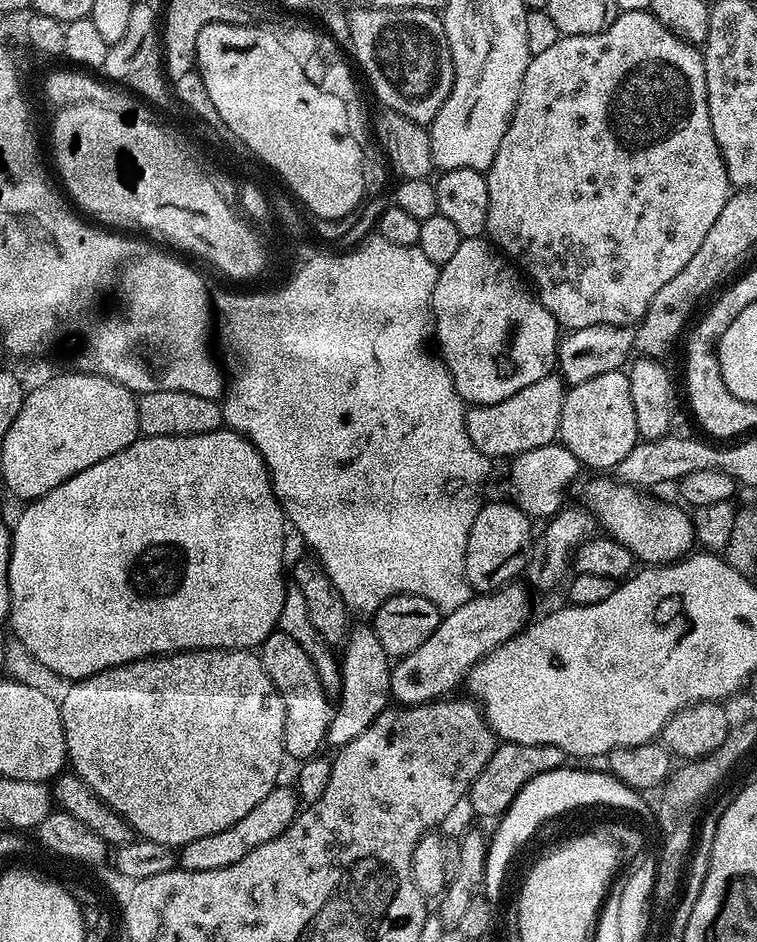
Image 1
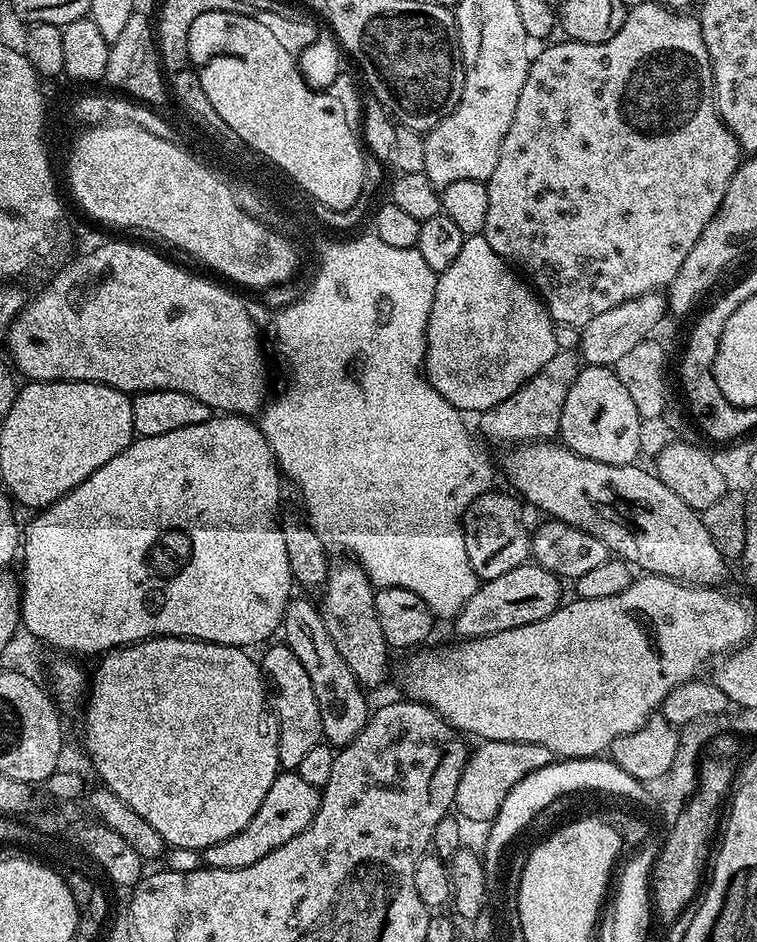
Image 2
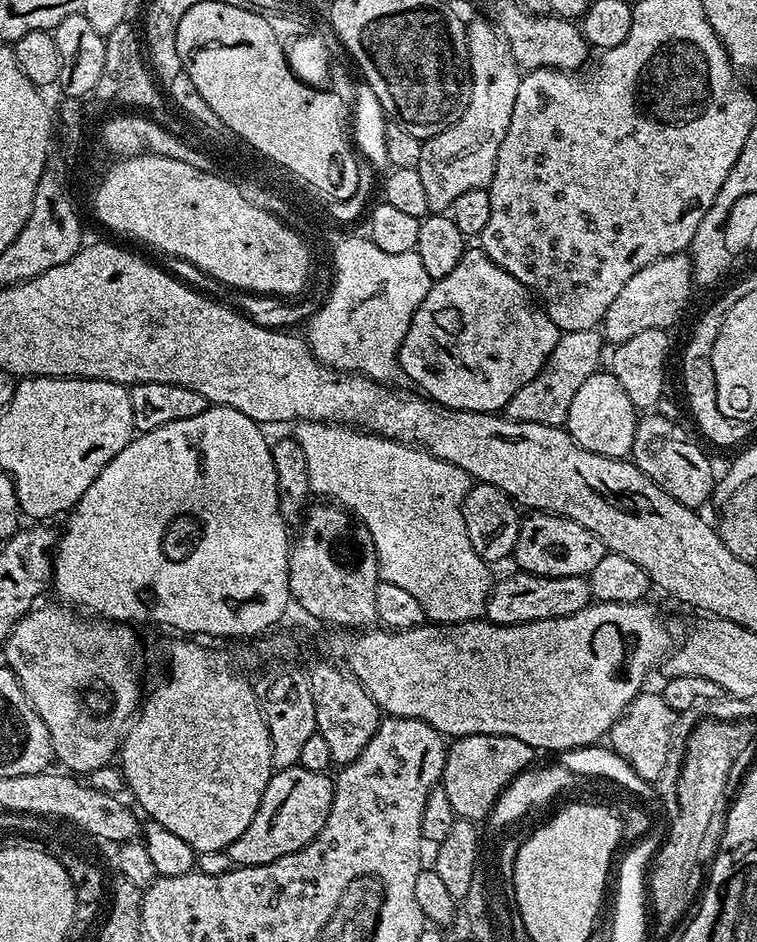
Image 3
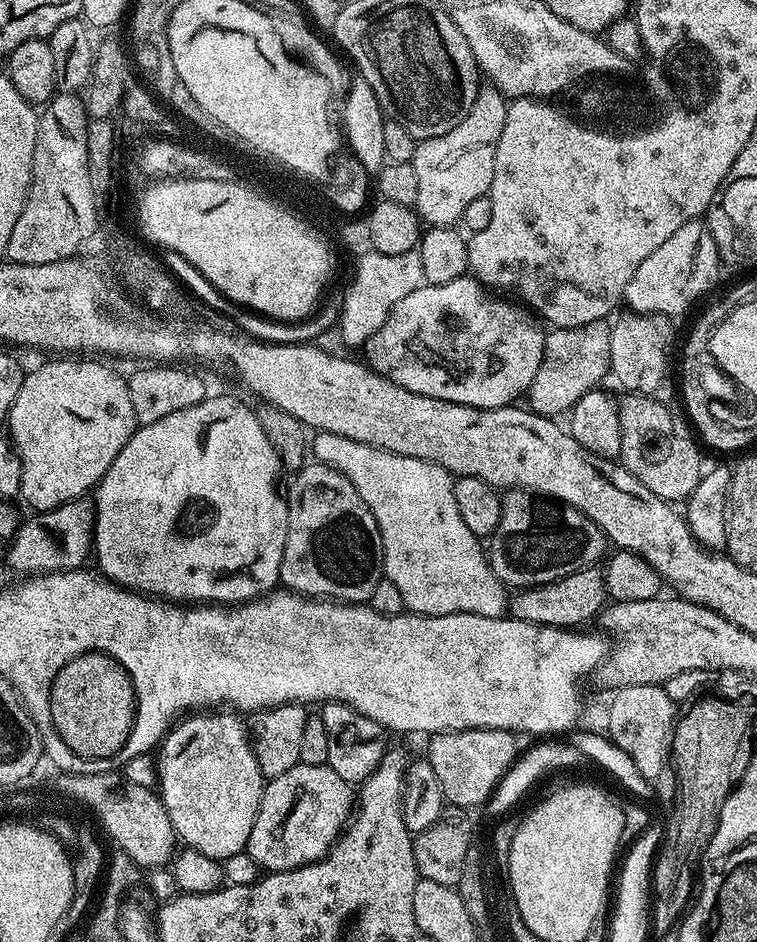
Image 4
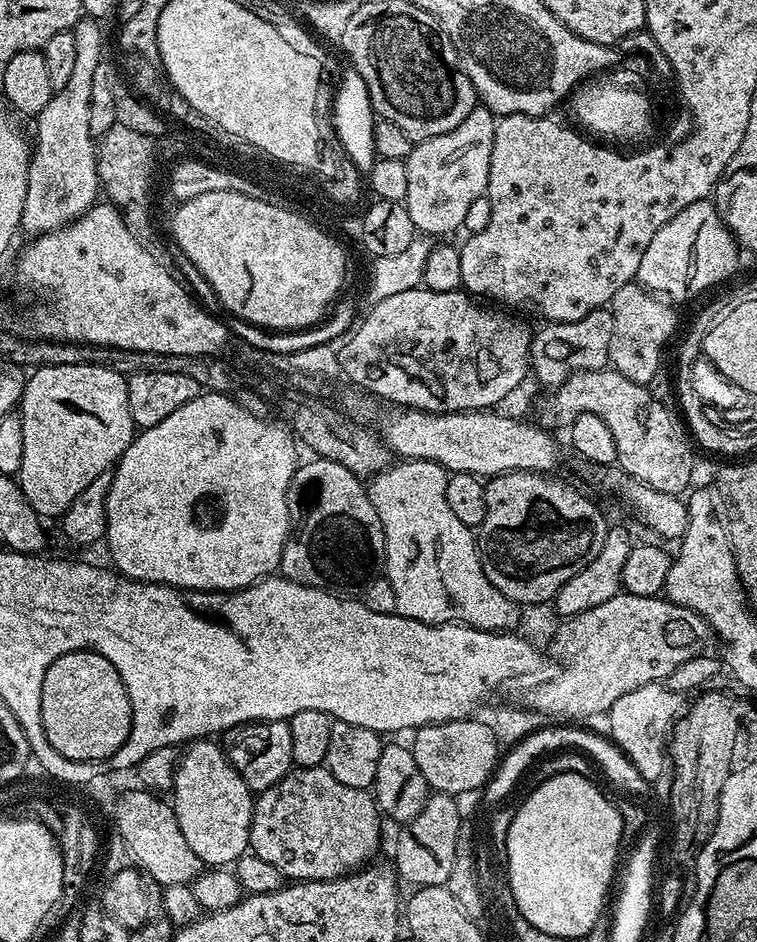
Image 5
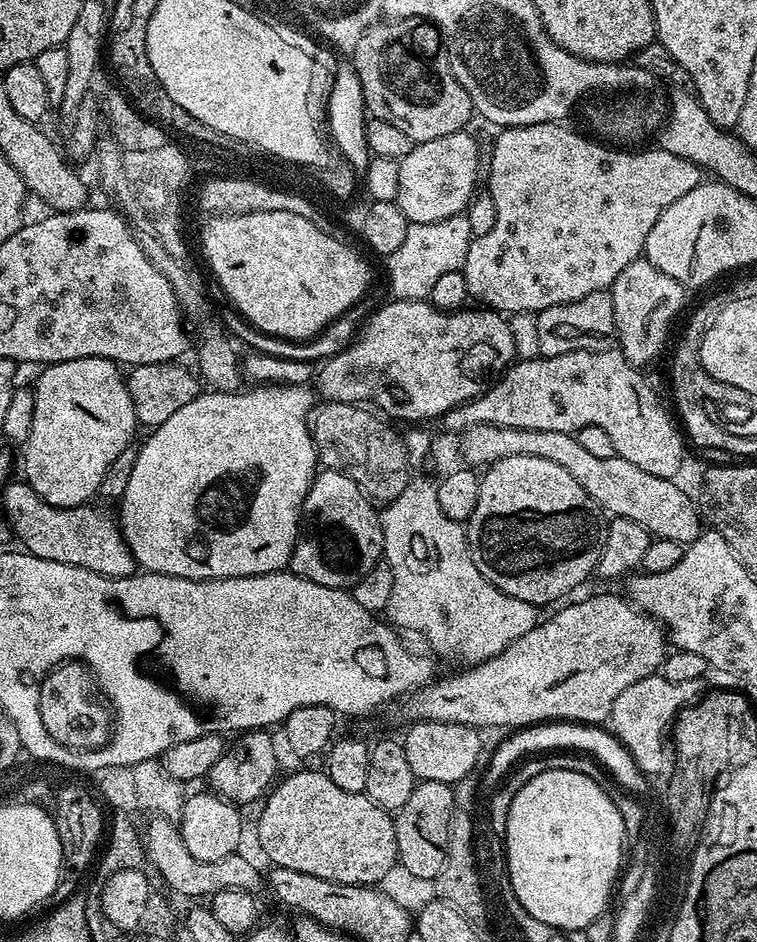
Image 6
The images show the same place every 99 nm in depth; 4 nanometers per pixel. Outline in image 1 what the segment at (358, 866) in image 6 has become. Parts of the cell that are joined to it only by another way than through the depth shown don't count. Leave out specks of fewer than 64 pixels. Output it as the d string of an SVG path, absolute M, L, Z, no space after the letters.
M278 786L241 818L234 822L226 830L218 834L206 834L206 838L194 838L194 842L183 845L178 852L178 864L186 872L197 872L198 870L222 870L222 866L234 866L234 862L242 862L250 850L262 846L262 842L270 842L290 826L290 822L296 817L298 811L298 797L291 787Z

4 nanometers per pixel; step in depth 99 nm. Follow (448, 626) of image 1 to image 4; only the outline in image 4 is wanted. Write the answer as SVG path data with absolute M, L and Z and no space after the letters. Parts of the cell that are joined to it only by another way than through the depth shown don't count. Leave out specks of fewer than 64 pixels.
M599 567L583 568L553 584L540 588L526 588L517 591L510 600L510 616L513 620L528 620L532 624L545 624L551 628L579 629L587 620L601 615L606 607L608 591L604 573Z

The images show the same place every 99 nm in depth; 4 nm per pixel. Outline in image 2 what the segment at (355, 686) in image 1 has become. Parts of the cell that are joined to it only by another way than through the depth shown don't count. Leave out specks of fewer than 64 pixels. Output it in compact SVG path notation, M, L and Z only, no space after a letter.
M333 563L329 567L322 587L324 597L318 600L318 607L330 638L334 638L334 646L338 646L338 654L342 654L346 666L350 666L350 674L354 674L361 686L371 690L383 682L388 672L390 649L378 622L377 589L359 564L347 563Z

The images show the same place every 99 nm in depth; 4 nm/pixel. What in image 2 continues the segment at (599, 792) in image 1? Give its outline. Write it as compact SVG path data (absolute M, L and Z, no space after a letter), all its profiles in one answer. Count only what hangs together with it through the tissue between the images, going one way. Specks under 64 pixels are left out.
M582 756L579 758L556 758L551 764L542 766L542 770L534 770L534 774L526 774L522 778L524 784L518 782L516 796L512 796L512 812L504 812L500 816L500 824L496 825L496 832L487 832L492 835L492 844L482 844L482 859L485 869L492 870L501 863L508 843L539 814L543 808L548 808L559 796L568 796L571 792L609 792L612 796L625 796L628 800L649 799L647 788L640 785L626 770L622 770L611 758L597 758Z

